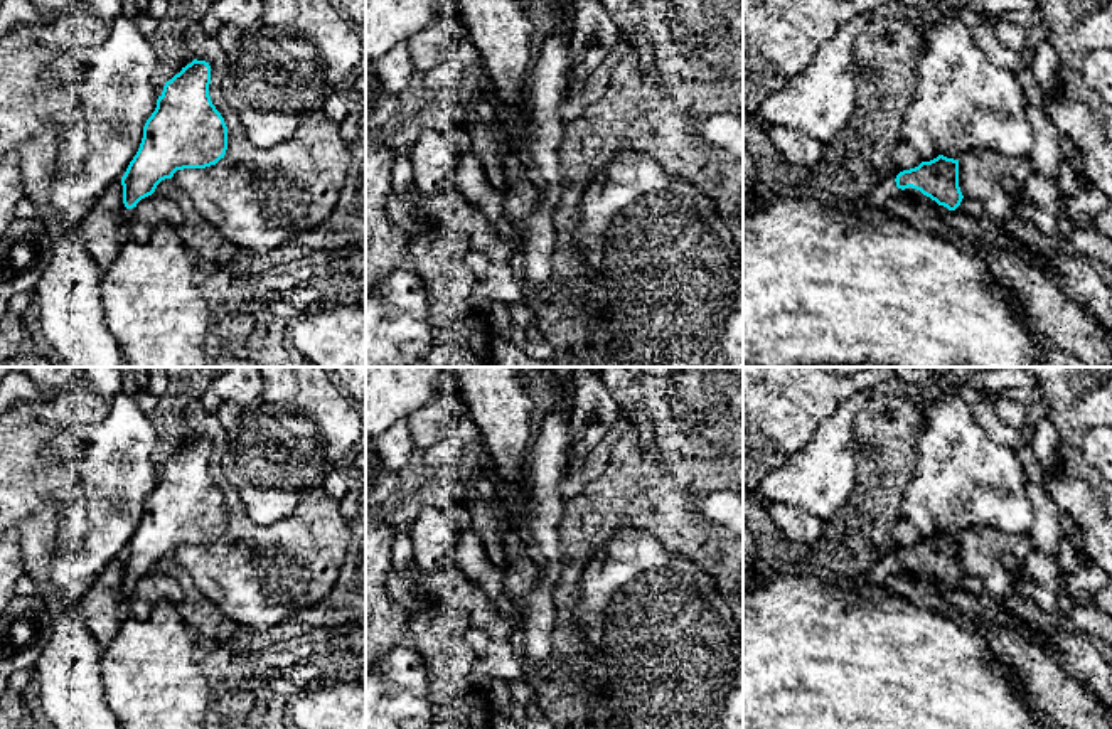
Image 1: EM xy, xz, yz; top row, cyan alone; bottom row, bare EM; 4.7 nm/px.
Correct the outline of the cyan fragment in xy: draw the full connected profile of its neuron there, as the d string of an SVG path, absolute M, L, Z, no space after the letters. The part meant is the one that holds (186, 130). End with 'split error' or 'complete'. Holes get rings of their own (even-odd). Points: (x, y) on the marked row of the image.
M194 59L165 82L123 185L121 216L128 224L136 204L177 170L206 168L224 158L227 126L209 96L211 66Z; split error

